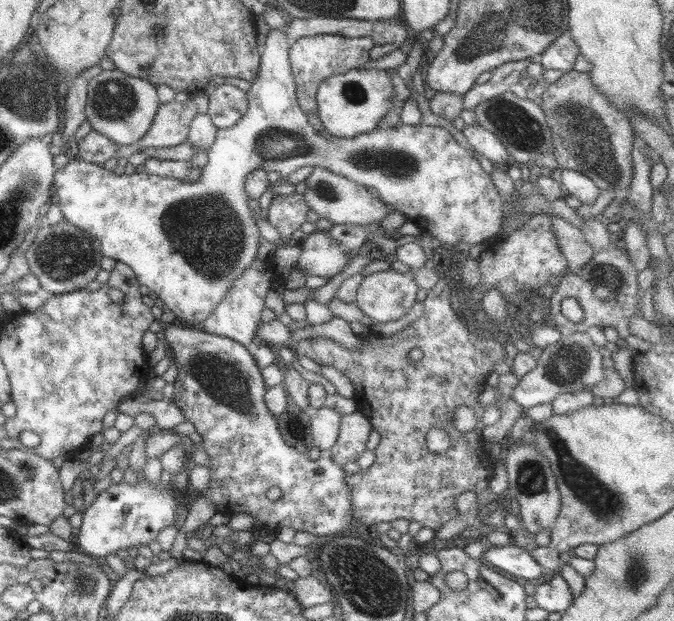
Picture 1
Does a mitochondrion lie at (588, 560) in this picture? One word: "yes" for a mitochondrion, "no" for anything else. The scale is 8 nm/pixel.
no

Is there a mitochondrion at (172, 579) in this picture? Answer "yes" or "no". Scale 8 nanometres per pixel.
no

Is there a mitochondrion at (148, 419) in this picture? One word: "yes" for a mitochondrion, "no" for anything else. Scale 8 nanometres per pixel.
no

